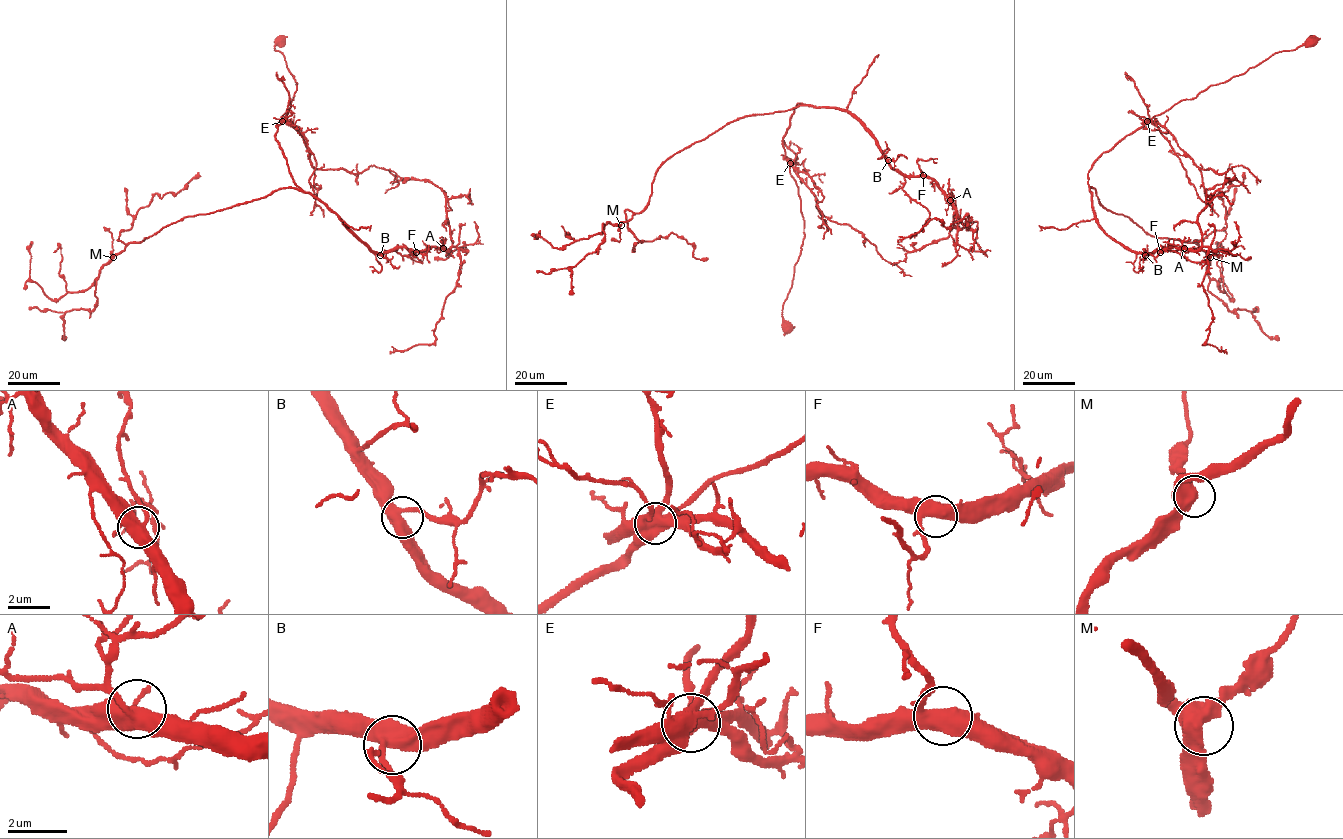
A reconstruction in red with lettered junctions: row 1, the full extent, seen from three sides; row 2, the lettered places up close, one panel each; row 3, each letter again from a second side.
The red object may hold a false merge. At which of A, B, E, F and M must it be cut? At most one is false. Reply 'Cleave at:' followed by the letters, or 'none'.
Cleave at: E

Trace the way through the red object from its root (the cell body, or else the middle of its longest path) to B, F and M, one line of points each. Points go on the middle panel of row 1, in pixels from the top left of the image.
B: (787, 326), (783, 303), (804, 237), (798, 188), (783, 158), (783, 137), (796, 106), (847, 110), (888, 160)
F: (787, 326), (783, 303), (804, 237), (783, 158), (796, 106), (847, 110), (892, 167), (923, 175)
M: (787, 326), (804, 233), (783, 137), (808, 104), (737, 119), (675, 153), (649, 204), (621, 225)

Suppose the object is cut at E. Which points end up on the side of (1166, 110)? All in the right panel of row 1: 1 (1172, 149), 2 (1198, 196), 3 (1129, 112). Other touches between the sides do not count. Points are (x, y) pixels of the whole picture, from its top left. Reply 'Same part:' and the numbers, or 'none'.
Same part: none

